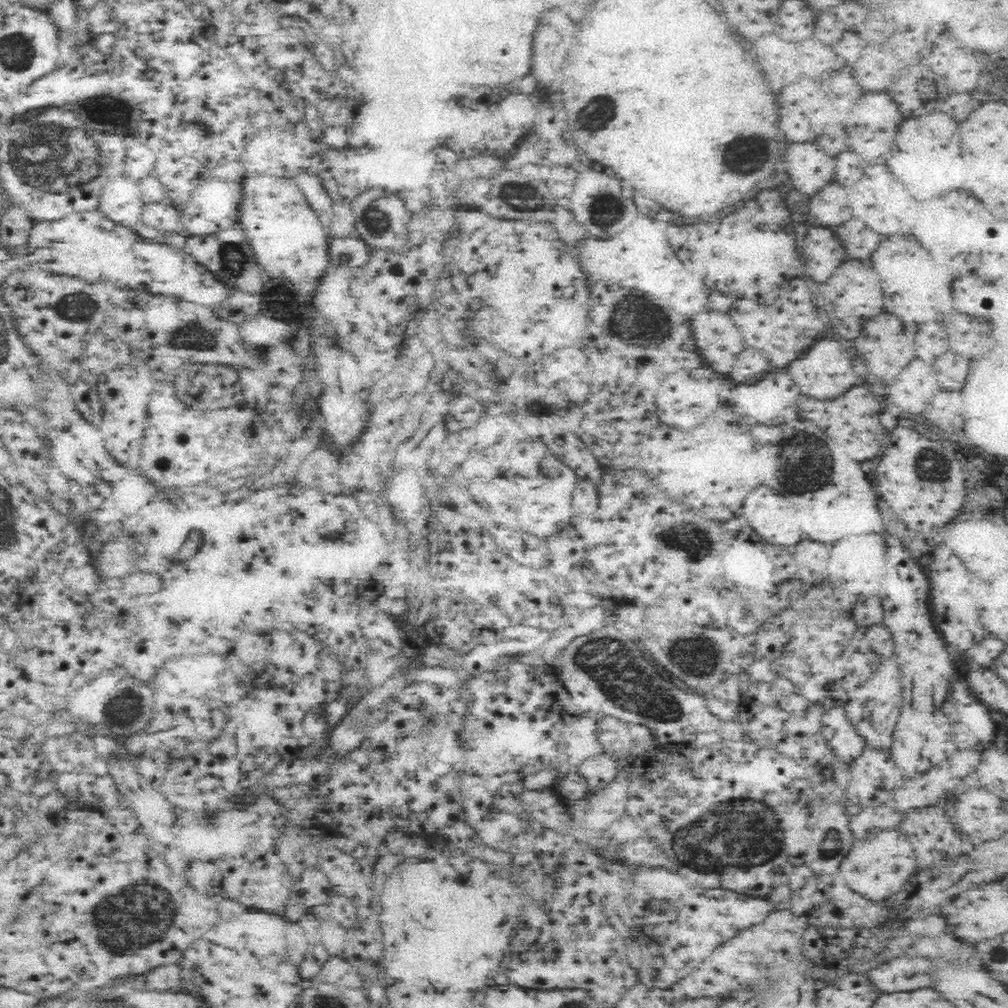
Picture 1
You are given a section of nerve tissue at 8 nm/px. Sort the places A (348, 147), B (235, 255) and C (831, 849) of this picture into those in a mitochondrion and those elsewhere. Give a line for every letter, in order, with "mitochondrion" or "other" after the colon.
A: other
B: mitochondrion
C: mitochondrion

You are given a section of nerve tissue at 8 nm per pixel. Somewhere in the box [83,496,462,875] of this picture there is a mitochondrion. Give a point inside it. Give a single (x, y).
(127, 709)

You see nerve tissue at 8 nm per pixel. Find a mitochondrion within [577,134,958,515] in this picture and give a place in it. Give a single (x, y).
(638, 322)

